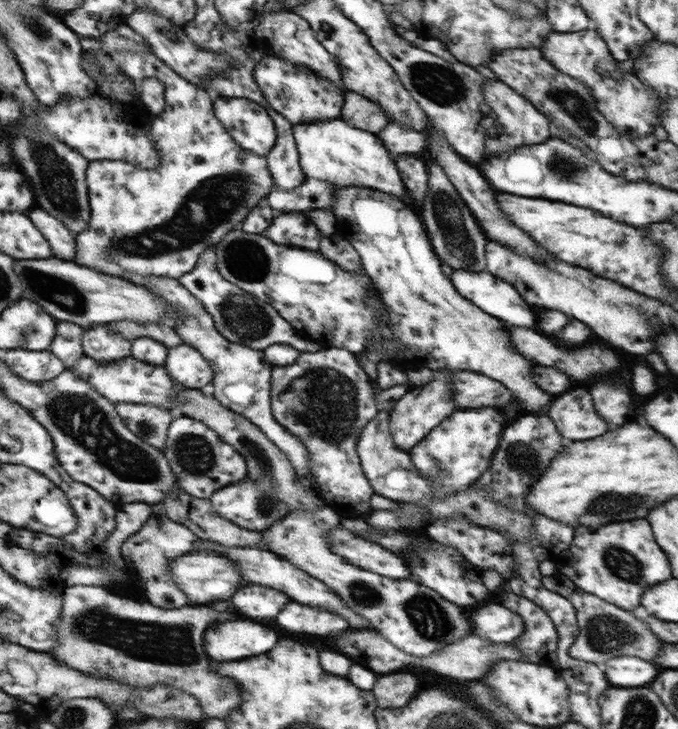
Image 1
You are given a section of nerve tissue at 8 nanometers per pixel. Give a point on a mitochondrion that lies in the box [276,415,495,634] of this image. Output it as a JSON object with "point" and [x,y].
{"point":[363,593]}

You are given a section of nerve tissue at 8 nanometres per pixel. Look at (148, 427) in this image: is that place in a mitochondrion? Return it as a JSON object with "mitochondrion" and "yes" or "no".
{"mitochondrion":"yes"}

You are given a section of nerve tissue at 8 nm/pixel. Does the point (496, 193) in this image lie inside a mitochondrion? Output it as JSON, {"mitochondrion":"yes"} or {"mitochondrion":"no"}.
{"mitochondrion":"no"}

